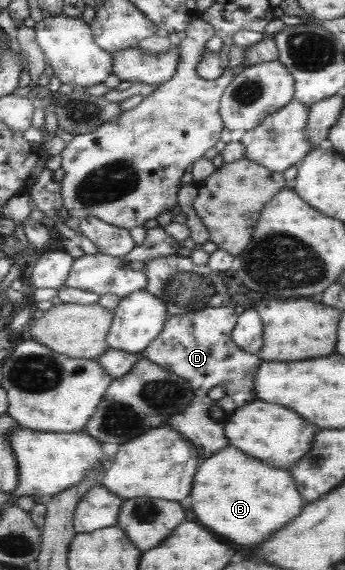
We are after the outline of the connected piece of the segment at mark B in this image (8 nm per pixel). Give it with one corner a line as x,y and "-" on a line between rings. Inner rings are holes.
236,447
221,449
206,459
194,478
194,513
202,525
216,535
240,545
258,545
300,513
302,499
294,489
290,473
266,465

